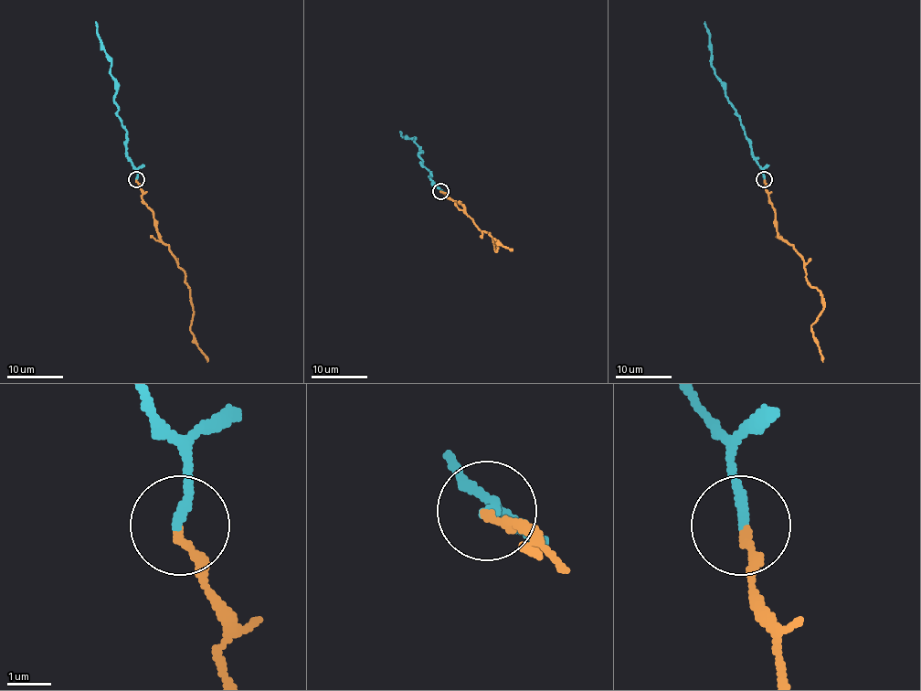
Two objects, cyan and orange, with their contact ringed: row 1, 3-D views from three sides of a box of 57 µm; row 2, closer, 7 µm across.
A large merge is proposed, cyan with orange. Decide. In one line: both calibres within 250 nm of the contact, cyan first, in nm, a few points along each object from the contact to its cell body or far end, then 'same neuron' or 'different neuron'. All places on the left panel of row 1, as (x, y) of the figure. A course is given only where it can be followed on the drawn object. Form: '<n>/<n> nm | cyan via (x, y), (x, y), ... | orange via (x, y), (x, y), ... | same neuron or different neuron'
240/170 nm | cyan via (136, 180), (137, 169), (126, 154), (126, 129), (113, 100), (116, 80), (111, 75), (111, 58), (95, 21) | orange via (136, 180), (142, 201), (153, 212), (155, 230), (178, 261), (191, 292), (191, 332), (207, 361) | same neuron

